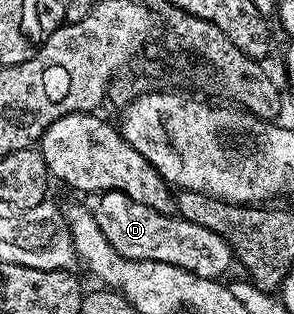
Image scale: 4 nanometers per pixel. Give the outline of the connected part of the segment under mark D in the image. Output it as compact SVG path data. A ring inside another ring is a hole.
M123 193L91 196L88 208L104 233L104 239L108 239L117 253L133 261L170 263L198 277L215 279L225 278L230 261L232 265L230 245L220 235L208 231L208 227L200 227L177 215L152 211L152 207L144 207L144 203L136 203Z

